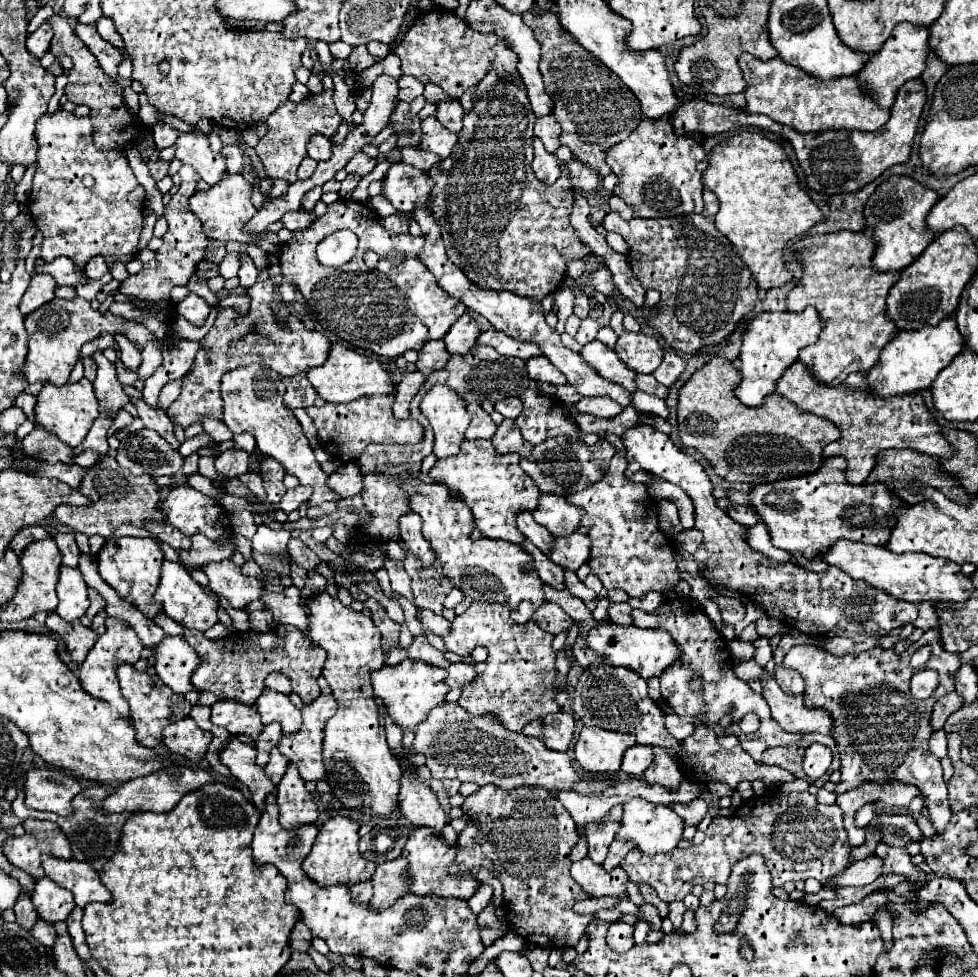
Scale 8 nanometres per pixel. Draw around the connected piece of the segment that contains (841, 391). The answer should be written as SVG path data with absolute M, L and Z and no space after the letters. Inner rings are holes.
M796 361L782 373L780 381L776 381L776 393L792 401L802 411L830 419L840 429L840 439L824 447L824 457L832 455L844 457L848 463L846 479L850 483L862 483L876 465L874 459L876 453L884 449L914 449L944 459L954 455L954 449L940 435L940 429L934 417L928 413L920 395L900 395L892 399L880 399L878 395L872 393L872 389L866 385L860 373L852 373L844 379L844 383L828 387L814 381L806 365Z

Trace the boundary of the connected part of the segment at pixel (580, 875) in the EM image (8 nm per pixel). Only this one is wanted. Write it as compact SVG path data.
M588 857L572 863L570 873L590 897L620 897L626 893L626 885L630 883L630 877L622 867L616 867L608 873L602 865L596 865Z

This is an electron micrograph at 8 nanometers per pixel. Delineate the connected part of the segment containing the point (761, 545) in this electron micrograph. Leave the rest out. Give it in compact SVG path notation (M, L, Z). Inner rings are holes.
M758 521L756 525L746 527L746 533L748 533L748 545L752 545L752 549L756 549L758 553L764 553L766 557L772 557L772 561L792 561L792 563L796 563L796 559L790 553L784 553L782 549L776 549L770 543L770 537L768 537L768 531L766 531L764 523Z

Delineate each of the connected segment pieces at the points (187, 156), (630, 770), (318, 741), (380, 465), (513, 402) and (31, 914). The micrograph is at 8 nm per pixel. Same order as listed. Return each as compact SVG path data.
M180 133L174 147L174 157L180 159L184 165L192 165L208 185L218 183L220 177L226 173L224 157L210 151L208 137L204 133Z
M632 745L622 759L622 771L628 775L642 775L654 759L654 747L652 745Z
M320 695L316 701L304 703L300 711L300 731L282 735L276 747L298 767L304 781L318 781L324 779L326 771L322 765L322 729L336 711L336 701L332 695Z
M414 417L424 427L424 439L416 445L366 445L364 453L356 461L360 465L360 473L366 477L368 473L384 473L388 477L408 473L412 477L418 475L420 463L426 455L432 453L434 435L426 421L426 417Z
M504 397L504 399L500 399L500 401L494 405L494 409L496 409L498 413L502 413L504 417L514 419L514 417L518 417L520 411L522 411L522 401L520 401L518 397Z
M24 891L20 893L20 897L12 909L16 913L16 921L20 921L20 925L24 925L24 929L30 929L34 925L34 921L38 919L38 915L28 899L28 893L24 893Z

